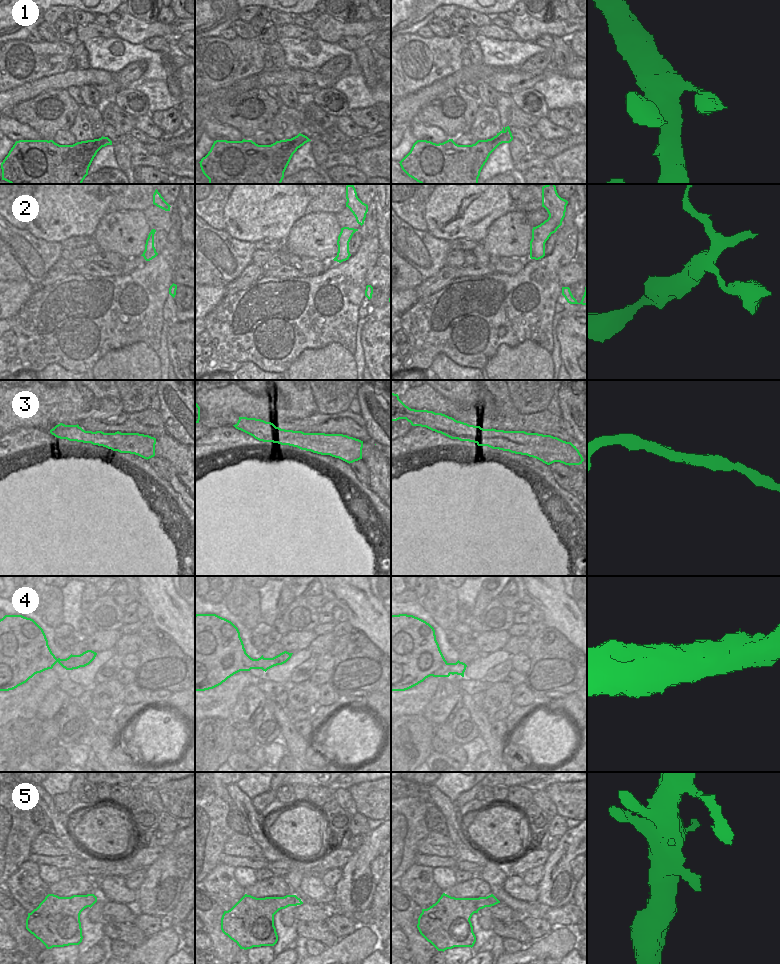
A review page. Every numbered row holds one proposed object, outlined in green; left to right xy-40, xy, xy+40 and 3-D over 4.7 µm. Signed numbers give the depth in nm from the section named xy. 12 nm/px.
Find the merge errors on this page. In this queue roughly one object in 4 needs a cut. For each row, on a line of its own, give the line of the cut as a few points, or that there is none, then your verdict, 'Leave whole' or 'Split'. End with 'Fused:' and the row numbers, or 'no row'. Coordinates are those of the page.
1: No split. Leave whole
2: No split. Leave whole
3: No split. Leave whole
4: No split. Leave whole
5: No split. Leave whole
Fused: no row.

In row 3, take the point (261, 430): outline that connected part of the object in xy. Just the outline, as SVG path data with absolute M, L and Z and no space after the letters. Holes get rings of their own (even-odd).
M239 417L233 425L255 439L297 447L321 455L330 455L347 463L362 459L363 441L343 434L304 433L285 430L261 419Z

